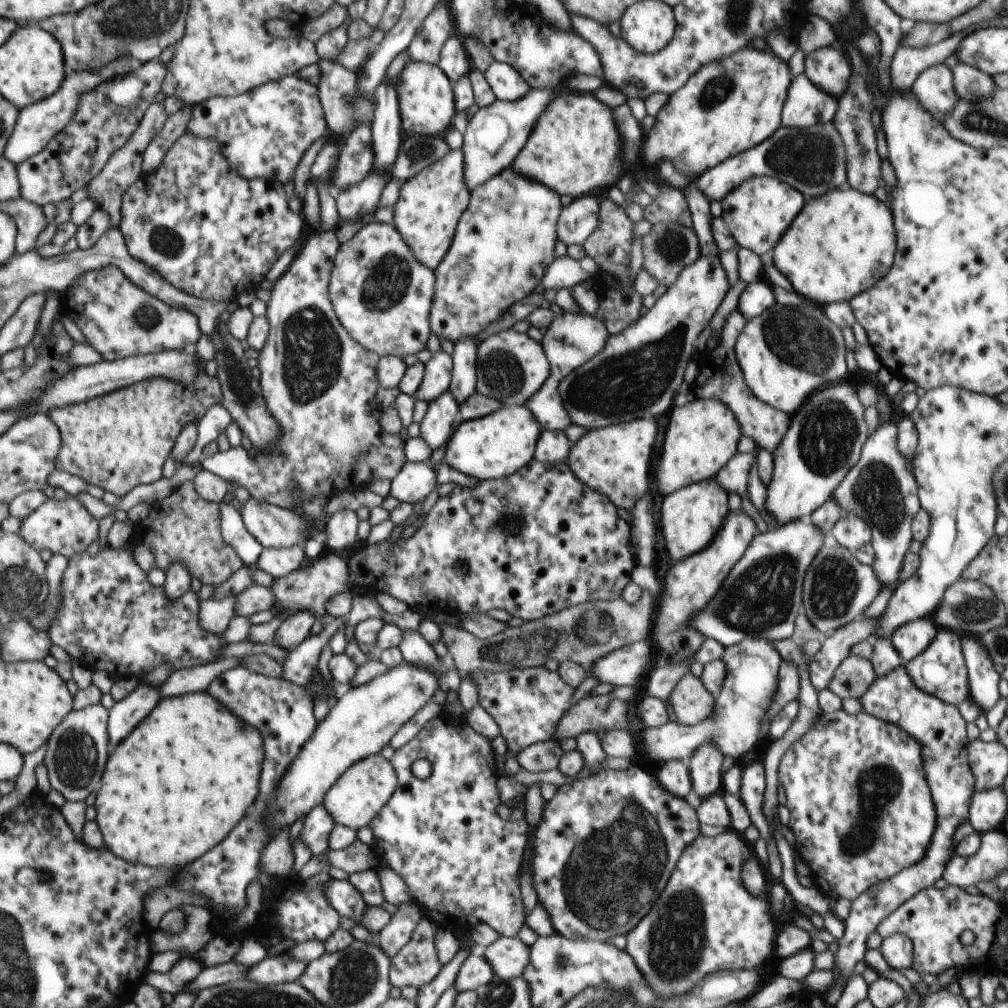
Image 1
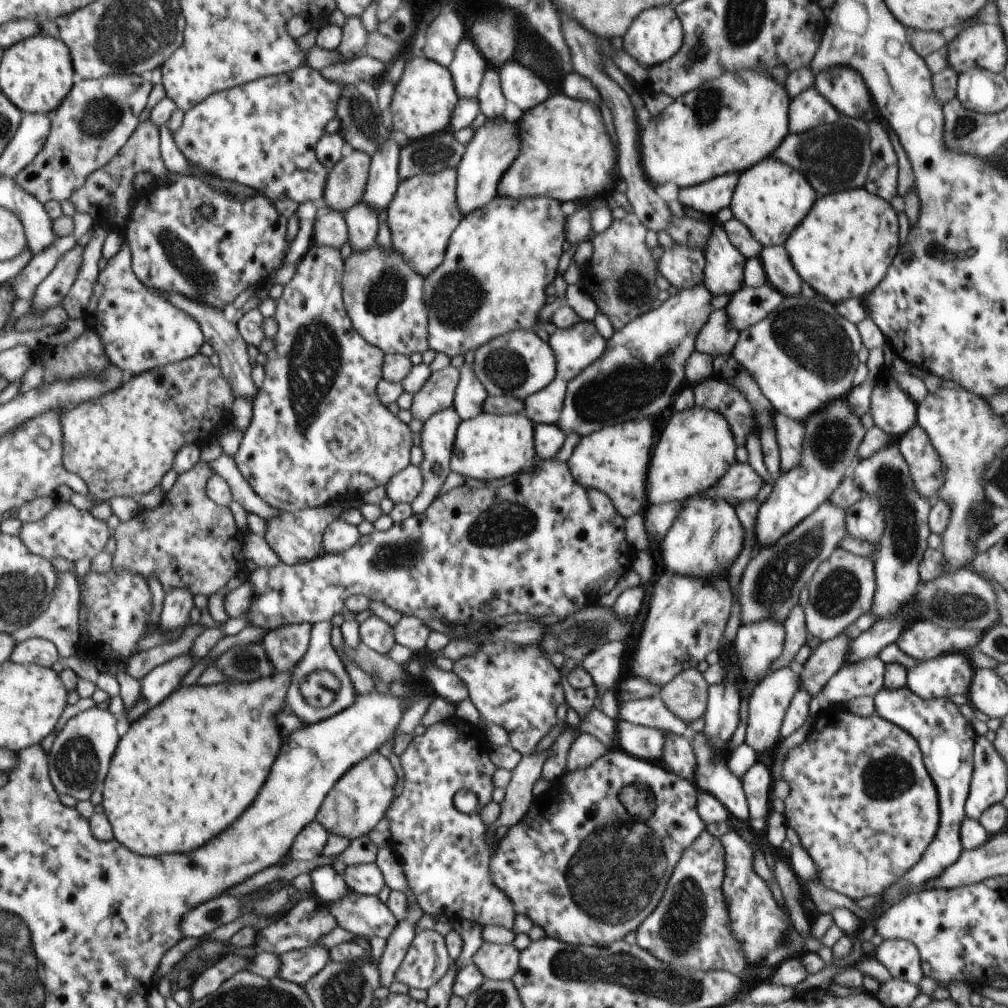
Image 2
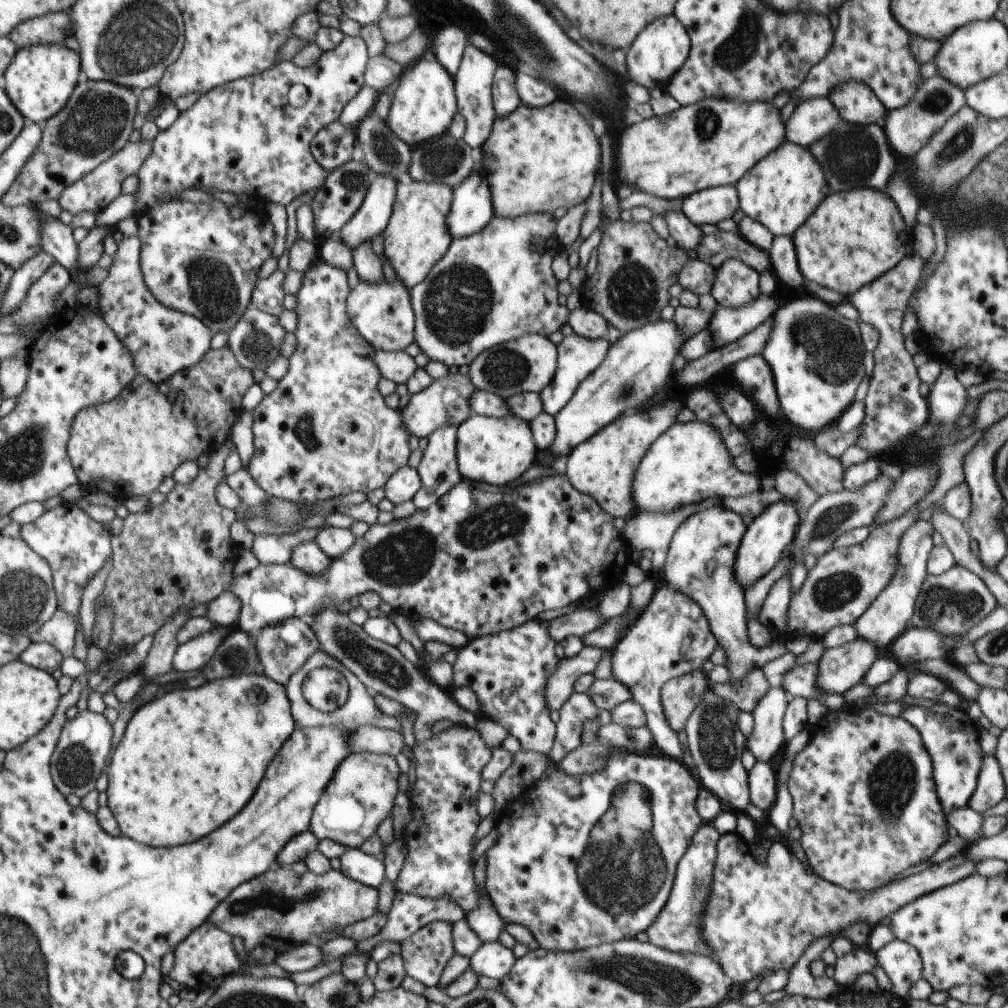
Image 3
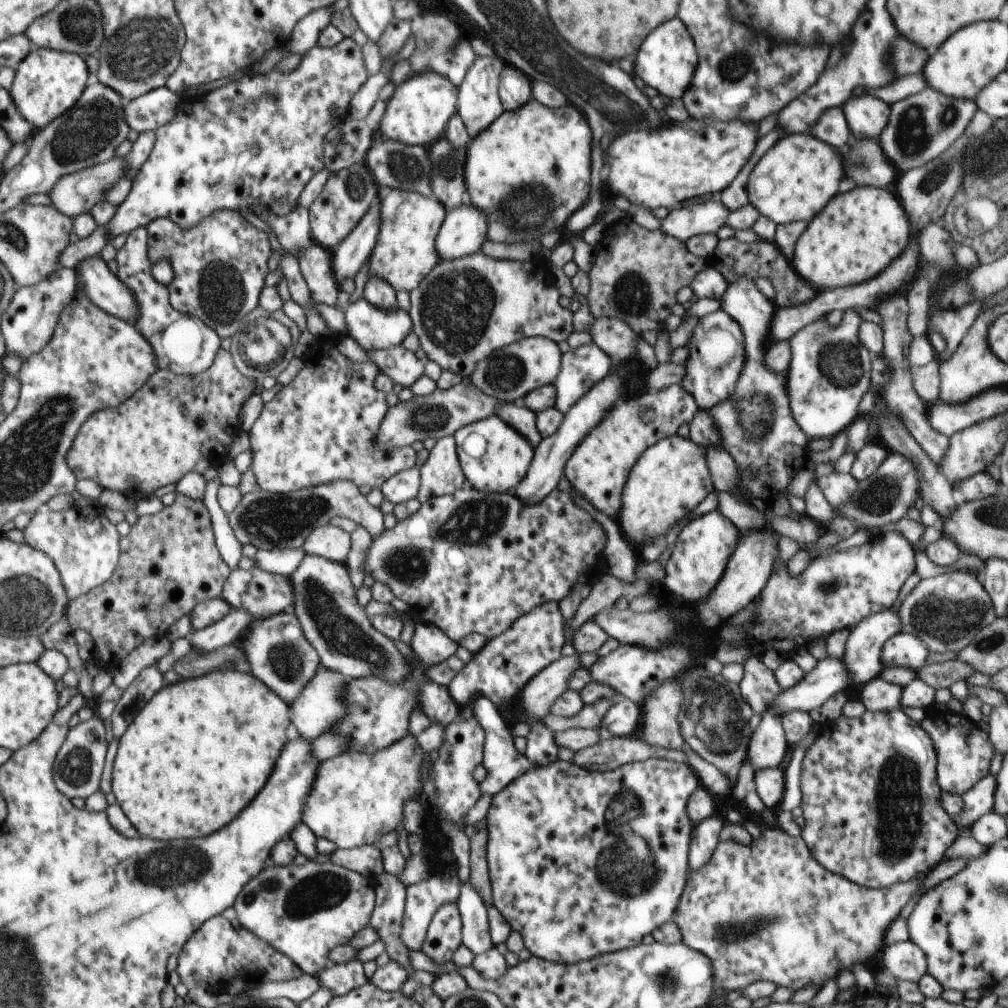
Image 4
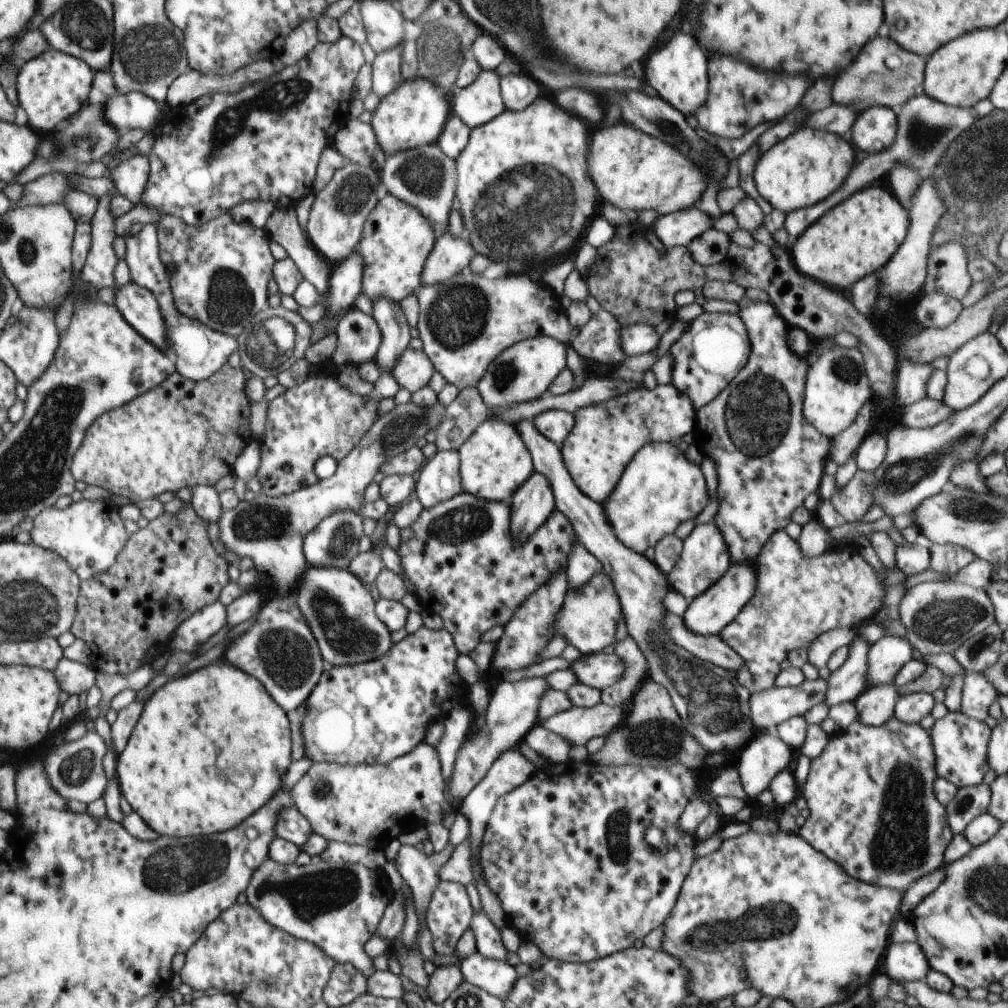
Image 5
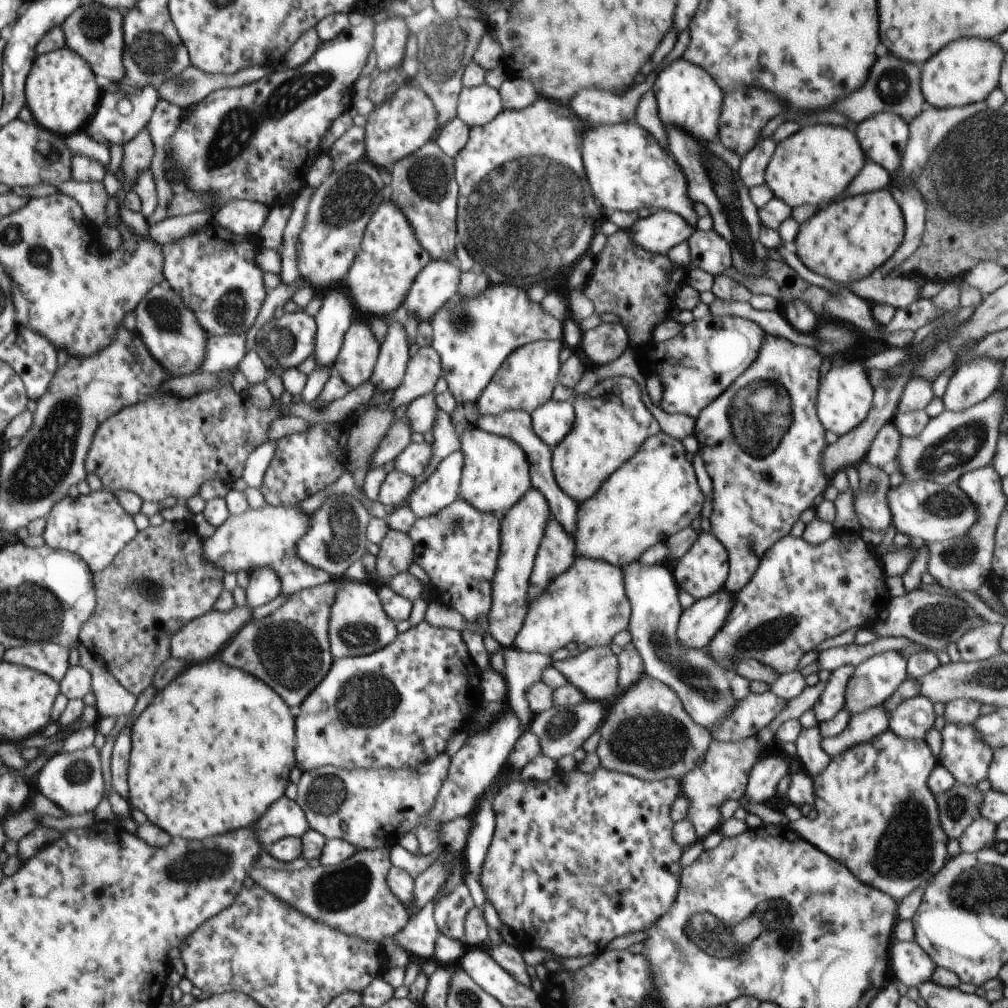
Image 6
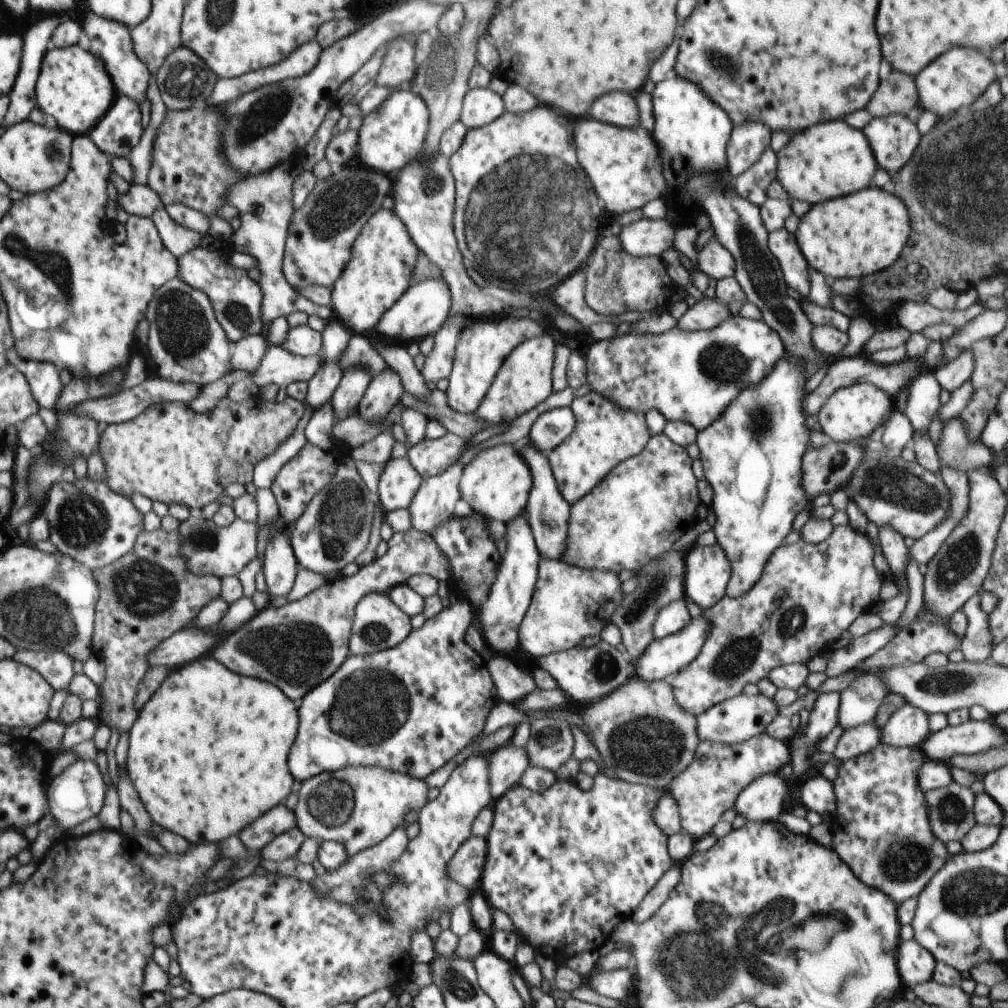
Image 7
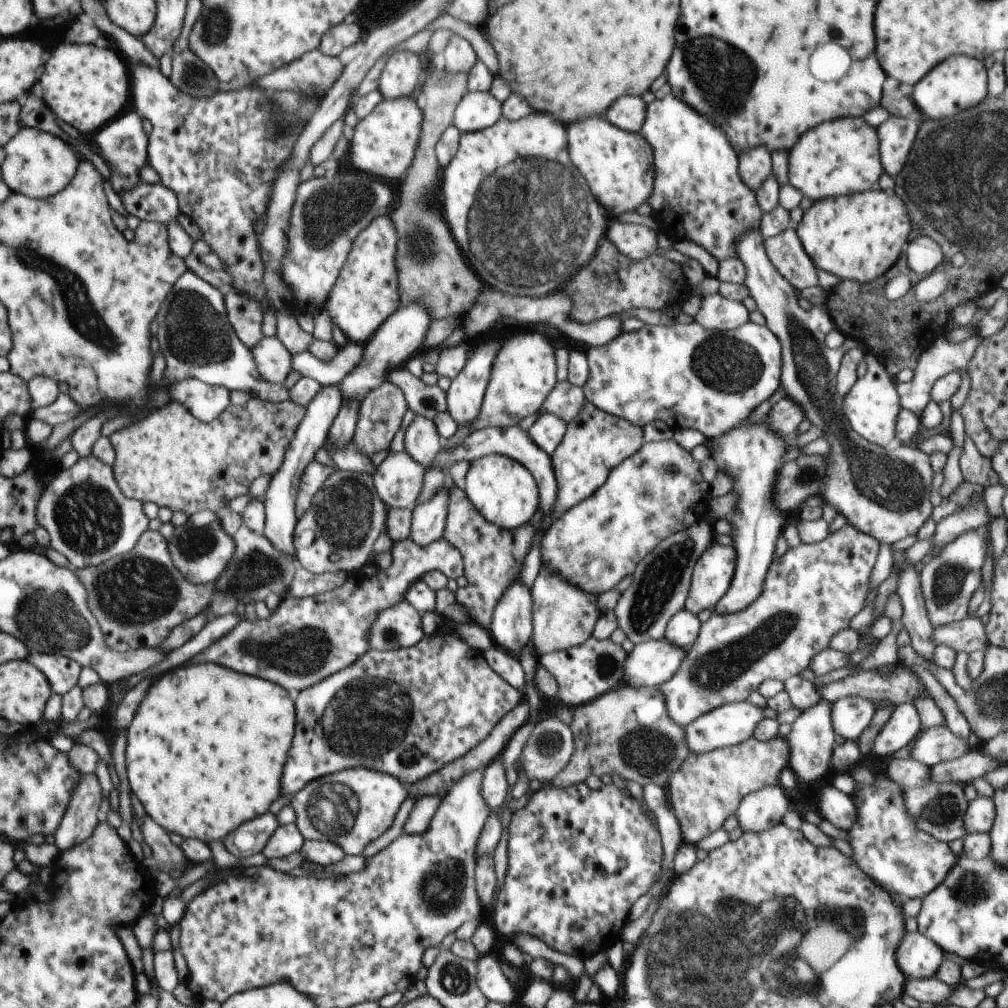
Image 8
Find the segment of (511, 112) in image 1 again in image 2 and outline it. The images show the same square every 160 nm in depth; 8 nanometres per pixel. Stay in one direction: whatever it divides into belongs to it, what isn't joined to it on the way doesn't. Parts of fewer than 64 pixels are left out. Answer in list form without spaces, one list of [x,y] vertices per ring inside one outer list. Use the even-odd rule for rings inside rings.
[[[488,119],[486,124],[475,130],[472,140],[465,145],[465,153],[457,166],[457,208],[468,216],[484,208],[497,195],[498,183],[506,169],[519,153],[519,124],[502,119]]]

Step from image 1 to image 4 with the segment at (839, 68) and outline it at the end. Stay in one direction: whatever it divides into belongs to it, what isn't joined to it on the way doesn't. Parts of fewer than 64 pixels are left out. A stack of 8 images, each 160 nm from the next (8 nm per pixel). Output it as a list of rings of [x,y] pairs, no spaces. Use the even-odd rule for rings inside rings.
[[[859,91],[854,96],[856,96],[856,98],[850,98],[850,100],[844,104],[844,116],[846,116],[848,128],[852,130],[854,138],[870,138],[878,141],[880,132],[887,127],[891,113],[891,105],[876,98],[874,95],[866,96],[862,91]]]

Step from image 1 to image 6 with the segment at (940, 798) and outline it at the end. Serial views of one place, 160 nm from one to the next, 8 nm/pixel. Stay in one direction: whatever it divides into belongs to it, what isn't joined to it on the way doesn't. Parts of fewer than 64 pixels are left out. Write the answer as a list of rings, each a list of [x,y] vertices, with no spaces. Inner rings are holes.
[[[946,723],[942,734],[940,765],[949,770],[956,781],[976,786],[988,776],[993,750],[982,742],[975,727],[966,723]]]

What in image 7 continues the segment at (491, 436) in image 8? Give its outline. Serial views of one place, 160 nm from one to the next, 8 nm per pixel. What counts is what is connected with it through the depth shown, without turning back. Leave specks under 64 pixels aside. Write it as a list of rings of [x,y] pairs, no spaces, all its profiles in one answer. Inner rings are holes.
[[[448,432],[439,439],[424,439],[416,446],[411,446],[407,450],[407,457],[420,476],[430,478],[456,463],[467,450],[468,442],[470,438]],[[524,441],[516,446],[521,457],[527,462],[533,476],[533,485],[530,489],[529,499],[524,514],[531,528],[537,549],[541,558],[560,559],[567,550],[567,524],[571,505],[564,500],[557,487],[548,457],[542,451],[535,449],[530,441]]]

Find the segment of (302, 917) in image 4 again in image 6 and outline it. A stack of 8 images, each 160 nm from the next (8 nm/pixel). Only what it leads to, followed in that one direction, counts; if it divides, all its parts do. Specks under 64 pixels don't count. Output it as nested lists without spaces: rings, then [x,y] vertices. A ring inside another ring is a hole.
[[[366,849],[356,851],[344,862],[335,865],[309,866],[300,870],[276,870],[272,868],[252,866],[248,874],[256,884],[275,894],[277,899],[287,902],[293,909],[306,913],[309,917],[323,922],[333,929],[340,929],[341,933],[349,934],[349,937],[360,937],[365,941],[384,943],[386,936],[399,933],[411,919],[409,910],[394,896],[387,883],[388,871],[393,867],[390,863],[390,849]]]

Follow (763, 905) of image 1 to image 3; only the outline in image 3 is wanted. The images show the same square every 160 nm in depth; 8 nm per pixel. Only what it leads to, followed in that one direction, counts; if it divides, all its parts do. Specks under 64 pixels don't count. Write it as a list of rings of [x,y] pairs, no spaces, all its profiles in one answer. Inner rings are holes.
[[[703,823],[694,833],[675,870],[675,879],[668,902],[660,911],[657,919],[646,930],[652,944],[677,953],[703,954],[717,962],[713,950],[703,939],[699,922],[702,920],[701,916],[707,905],[713,881],[717,842],[720,835],[712,823]]]

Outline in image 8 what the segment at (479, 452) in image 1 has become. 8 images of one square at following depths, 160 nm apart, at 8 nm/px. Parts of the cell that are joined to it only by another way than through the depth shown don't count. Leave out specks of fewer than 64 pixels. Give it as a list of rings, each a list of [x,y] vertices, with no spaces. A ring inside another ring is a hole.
[[[488,455],[470,462],[461,487],[488,522],[514,530],[530,522],[539,509],[539,488],[534,475],[512,457]]]

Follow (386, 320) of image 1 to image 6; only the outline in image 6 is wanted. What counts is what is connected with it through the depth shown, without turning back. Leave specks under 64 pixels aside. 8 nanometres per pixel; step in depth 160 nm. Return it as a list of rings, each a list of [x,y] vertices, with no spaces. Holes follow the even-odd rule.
[[[362,321],[355,322],[346,331],[342,348],[333,364],[334,371],[343,378],[346,386],[355,389],[370,380],[381,344],[375,334]]]

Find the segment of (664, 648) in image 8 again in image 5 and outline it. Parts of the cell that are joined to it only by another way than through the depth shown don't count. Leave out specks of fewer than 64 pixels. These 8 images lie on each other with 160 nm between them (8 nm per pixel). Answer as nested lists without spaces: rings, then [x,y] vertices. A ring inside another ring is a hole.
[[[752,563],[731,564],[717,583],[714,583],[688,605],[683,615],[683,623],[687,630],[699,635],[718,635],[755,595],[757,585],[755,570],[756,565]]]

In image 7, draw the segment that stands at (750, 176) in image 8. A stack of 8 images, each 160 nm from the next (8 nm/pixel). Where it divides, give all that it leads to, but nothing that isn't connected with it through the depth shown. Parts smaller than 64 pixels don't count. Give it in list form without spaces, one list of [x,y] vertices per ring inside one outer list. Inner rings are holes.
[[[746,122],[733,127],[728,139],[727,168],[735,178],[746,172],[770,146],[772,132],[762,123]]]

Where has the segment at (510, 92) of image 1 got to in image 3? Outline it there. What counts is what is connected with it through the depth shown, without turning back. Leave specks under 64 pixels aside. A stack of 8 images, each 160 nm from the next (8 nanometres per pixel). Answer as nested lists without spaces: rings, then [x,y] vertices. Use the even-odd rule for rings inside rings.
[[[516,71],[515,85],[522,105],[543,107],[558,100],[556,90],[532,74]]]

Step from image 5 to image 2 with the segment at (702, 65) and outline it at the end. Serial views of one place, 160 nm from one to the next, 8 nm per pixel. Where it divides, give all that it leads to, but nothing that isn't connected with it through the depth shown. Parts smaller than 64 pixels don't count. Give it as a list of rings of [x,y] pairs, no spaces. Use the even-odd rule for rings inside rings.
[[[664,5],[662,8],[643,10],[642,14],[634,20],[634,28],[630,25],[623,38],[623,50],[635,58],[642,67],[651,67],[665,63],[680,50],[684,33],[682,23],[674,12],[673,6]]]

